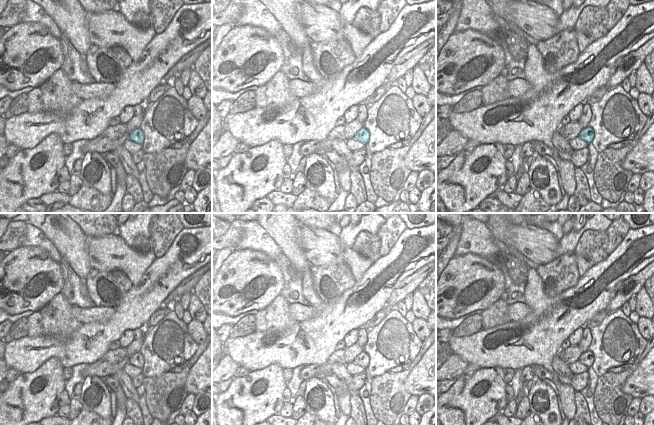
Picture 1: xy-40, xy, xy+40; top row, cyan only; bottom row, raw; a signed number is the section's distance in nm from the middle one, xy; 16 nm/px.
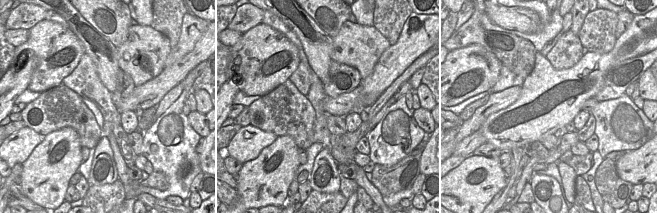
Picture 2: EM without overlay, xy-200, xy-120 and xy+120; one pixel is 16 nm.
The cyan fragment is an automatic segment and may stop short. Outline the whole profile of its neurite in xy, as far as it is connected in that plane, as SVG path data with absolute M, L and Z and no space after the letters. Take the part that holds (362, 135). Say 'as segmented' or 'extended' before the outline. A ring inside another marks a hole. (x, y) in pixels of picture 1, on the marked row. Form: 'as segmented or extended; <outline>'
as segmented; M363 127L354 135L353 138L363 144L367 144L369 141L369 137L369 131L365 127Z

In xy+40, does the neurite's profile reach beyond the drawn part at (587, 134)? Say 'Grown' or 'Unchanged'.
Unchanged

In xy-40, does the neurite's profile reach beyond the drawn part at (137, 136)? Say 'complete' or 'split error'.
complete

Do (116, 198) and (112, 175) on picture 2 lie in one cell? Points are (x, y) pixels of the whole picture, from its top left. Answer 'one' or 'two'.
two

